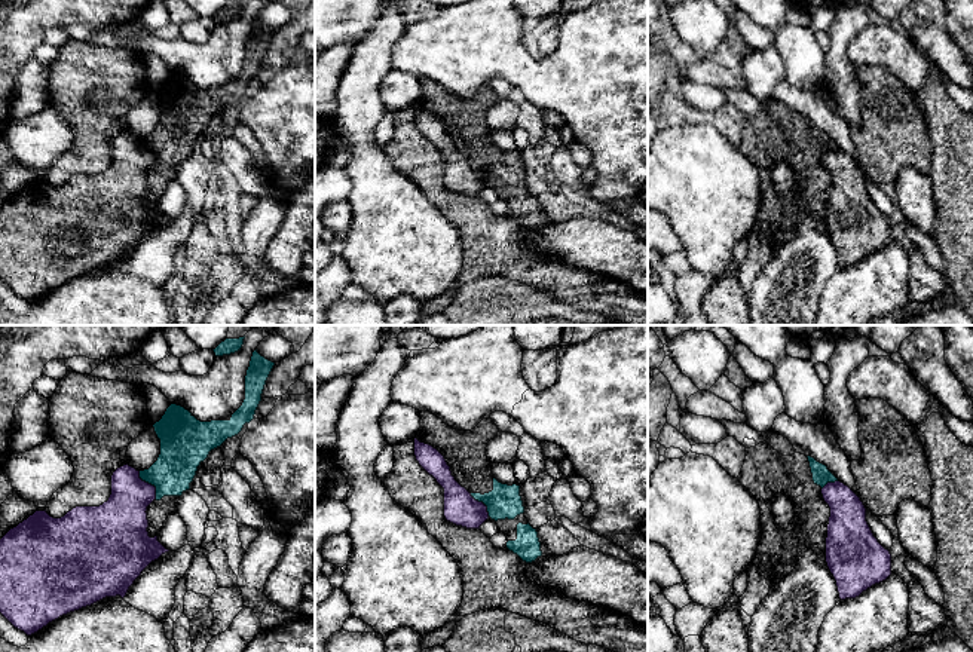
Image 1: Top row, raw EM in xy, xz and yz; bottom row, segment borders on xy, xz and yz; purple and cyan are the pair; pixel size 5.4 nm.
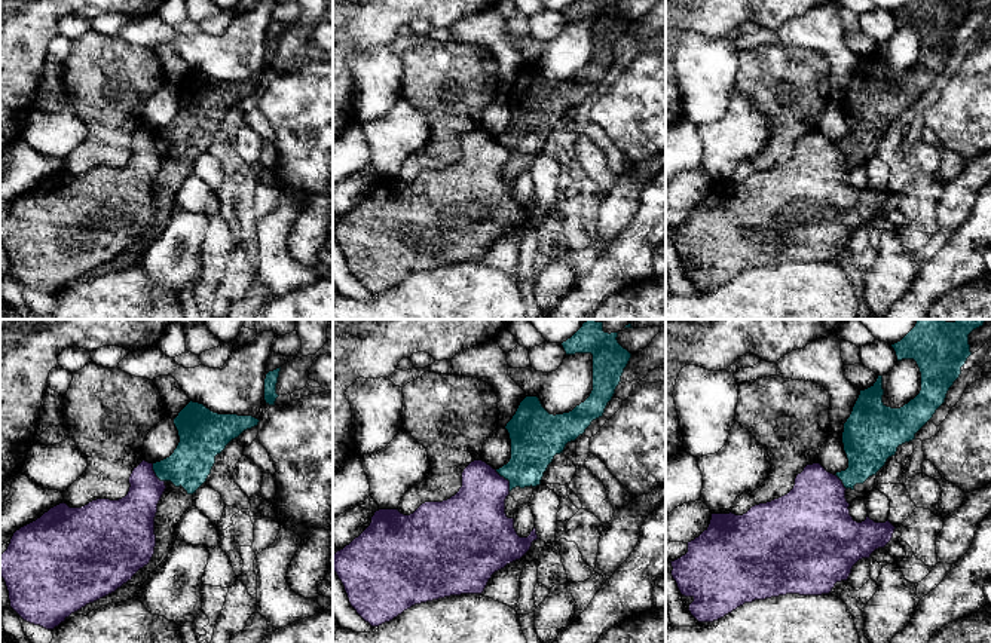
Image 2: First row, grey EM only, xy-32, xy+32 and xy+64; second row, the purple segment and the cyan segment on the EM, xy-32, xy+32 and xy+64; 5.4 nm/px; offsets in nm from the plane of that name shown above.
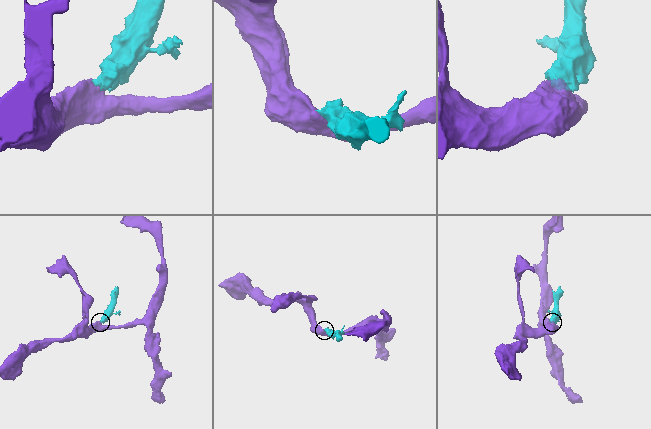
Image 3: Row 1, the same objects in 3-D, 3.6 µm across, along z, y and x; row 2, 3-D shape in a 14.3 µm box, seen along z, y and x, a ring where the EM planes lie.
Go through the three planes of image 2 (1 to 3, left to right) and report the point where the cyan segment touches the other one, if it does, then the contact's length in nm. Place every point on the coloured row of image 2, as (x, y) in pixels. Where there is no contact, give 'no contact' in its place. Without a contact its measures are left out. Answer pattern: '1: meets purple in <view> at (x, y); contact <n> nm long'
1: meets purple in xy-32 at (155, 474); contact 120 nm long
2: meets purple in xy+32 at (507, 480); contact 150 nm long
3: meets purple in xy+64 at (841, 481); contact 110 nm long

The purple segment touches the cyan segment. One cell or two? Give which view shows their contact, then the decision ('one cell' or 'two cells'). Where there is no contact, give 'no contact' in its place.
meets purple in xy; two cells

